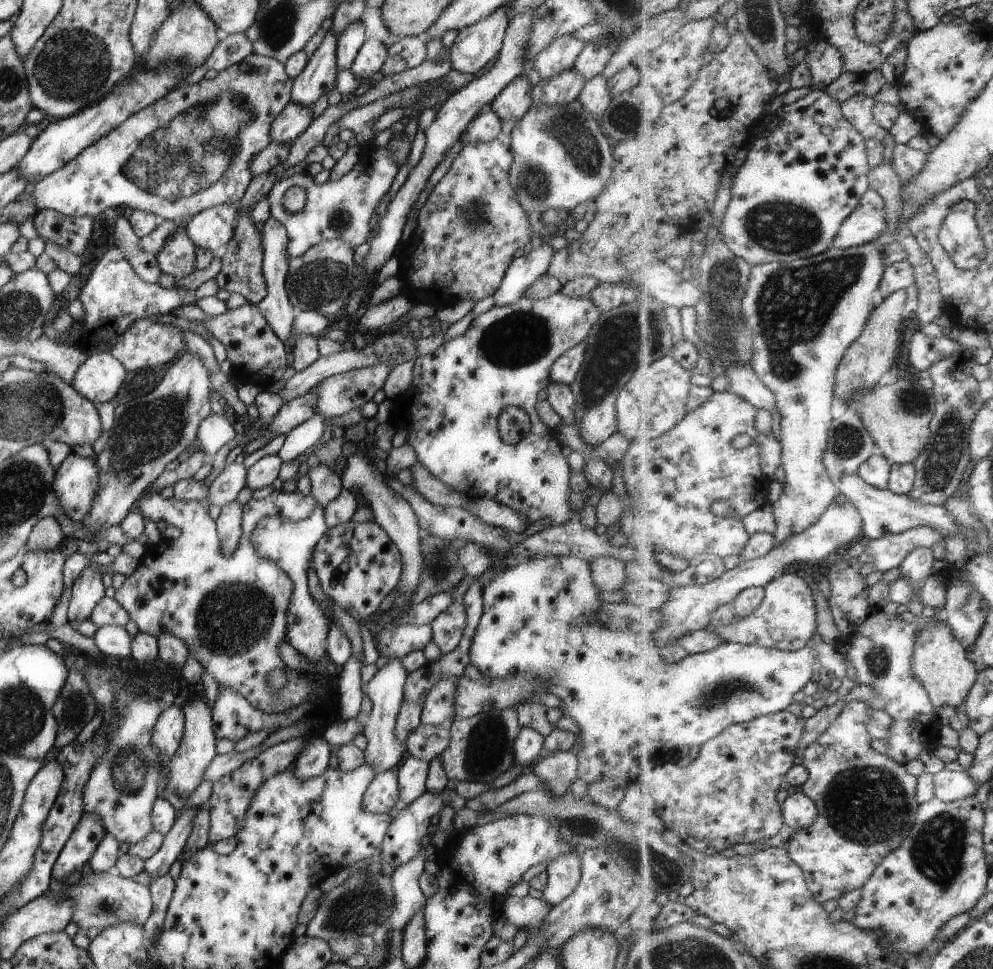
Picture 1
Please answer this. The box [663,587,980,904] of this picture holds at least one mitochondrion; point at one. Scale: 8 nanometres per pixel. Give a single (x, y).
(867, 805)

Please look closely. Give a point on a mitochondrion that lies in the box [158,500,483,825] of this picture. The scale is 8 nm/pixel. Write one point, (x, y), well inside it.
(231, 618)

